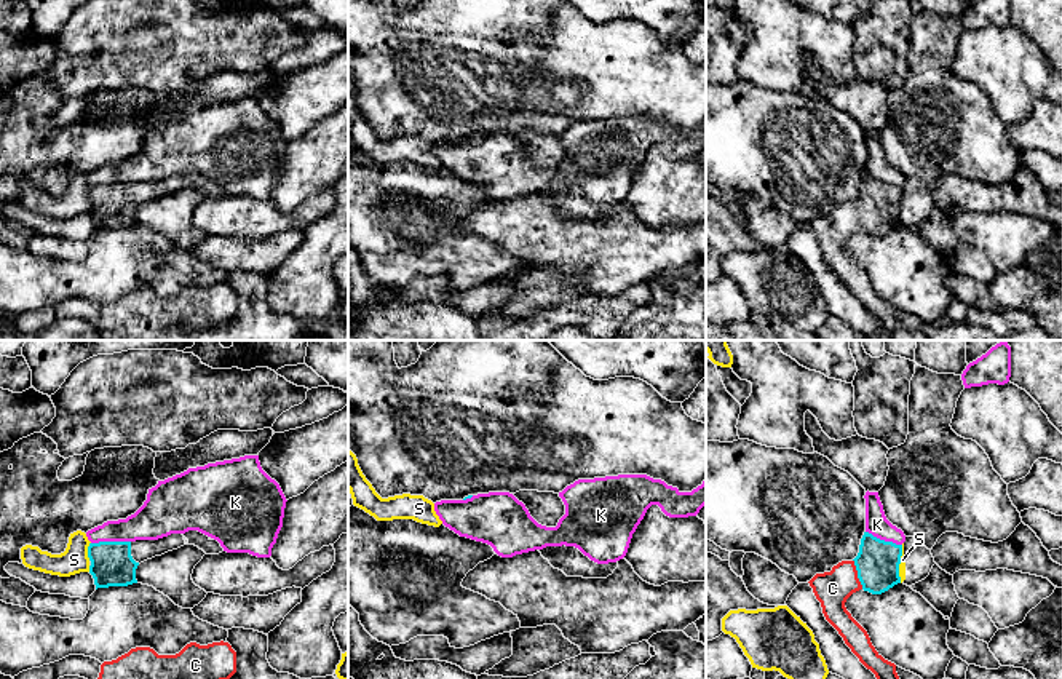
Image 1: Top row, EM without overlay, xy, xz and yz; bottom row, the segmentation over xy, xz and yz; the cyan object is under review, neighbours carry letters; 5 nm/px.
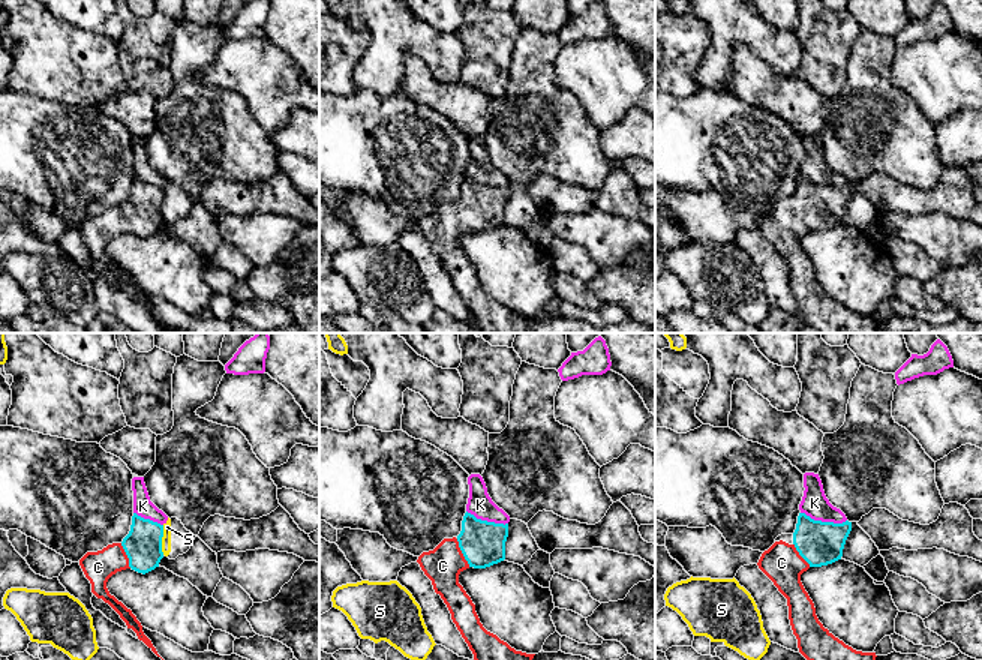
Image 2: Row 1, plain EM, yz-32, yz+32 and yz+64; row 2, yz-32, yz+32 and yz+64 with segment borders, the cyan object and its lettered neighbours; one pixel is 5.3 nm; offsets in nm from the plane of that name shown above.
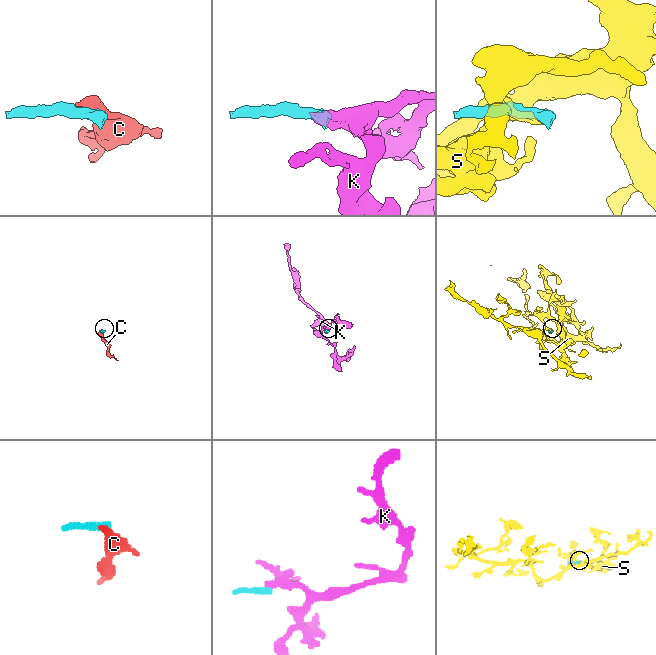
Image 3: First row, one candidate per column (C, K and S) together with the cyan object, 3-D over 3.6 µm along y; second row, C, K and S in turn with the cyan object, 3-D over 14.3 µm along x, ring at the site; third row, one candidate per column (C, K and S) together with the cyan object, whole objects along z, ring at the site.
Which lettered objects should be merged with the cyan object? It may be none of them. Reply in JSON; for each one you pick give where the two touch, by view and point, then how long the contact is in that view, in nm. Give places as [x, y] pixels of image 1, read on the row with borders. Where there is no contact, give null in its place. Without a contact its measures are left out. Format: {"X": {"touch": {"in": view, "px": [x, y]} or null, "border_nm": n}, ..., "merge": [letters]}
{"C": {"touch": {"in": "yz", "px": [858, 574]}, "border_nm": 160}, "merge": ["C"]}

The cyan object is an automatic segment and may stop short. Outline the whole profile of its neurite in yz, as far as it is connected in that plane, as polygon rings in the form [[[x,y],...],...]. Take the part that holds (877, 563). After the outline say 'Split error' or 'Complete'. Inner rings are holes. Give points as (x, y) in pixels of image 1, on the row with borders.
[[[864,532],[859,553],[853,561],[842,561],[830,572],[816,574],[808,582],[821,602],[826,620],[877,679],[899,679],[896,665],[875,650],[867,631],[851,617],[845,602],[859,590],[882,594],[901,583],[901,556],[902,545]]]. Split error

